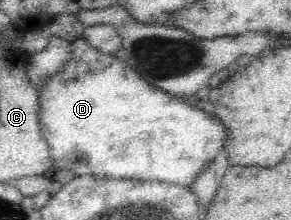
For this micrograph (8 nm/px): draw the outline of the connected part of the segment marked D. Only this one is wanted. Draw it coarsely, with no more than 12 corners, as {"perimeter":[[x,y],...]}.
{"perimeter":[[85,38],[38,91],[55,169],[191,189],[221,120]]}

